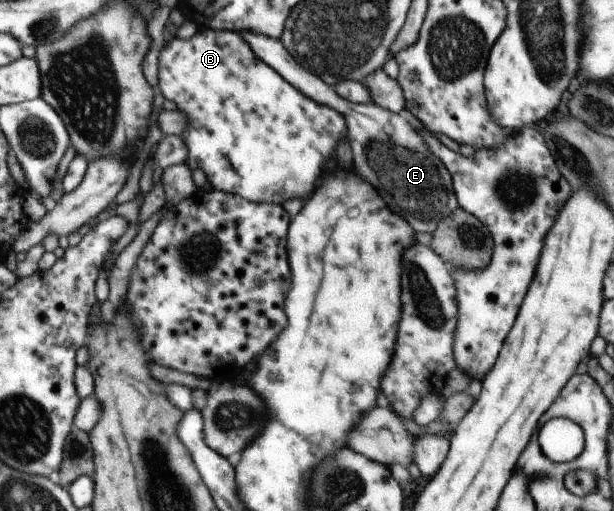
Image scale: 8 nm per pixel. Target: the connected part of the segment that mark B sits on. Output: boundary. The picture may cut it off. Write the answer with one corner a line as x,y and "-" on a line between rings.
205,29
199,30
189,41
173,39
159,55
158,81
159,89
161,89
164,98
176,103
177,109
186,113
188,126
181,136
186,143
188,151
187,167
191,171
195,168
201,168
206,173
208,181
215,187
215,190
237,194
255,203
273,202
282,205
285,201
295,199
295,197
305,200
307,195
313,193
315,183
323,175
323,161
329,157
327,153
333,151
335,145
341,139
344,139
344,136
345,139
348,139
348,129
345,127
343,115
334,109
317,103
311,98
305,97
301,91
291,87
291,84
287,83
287,80
283,79
283,76
279,75
278,71
269,67
255,55
255,52
249,47
249,44
239,32
232,32
231,30
214,32
213,30

